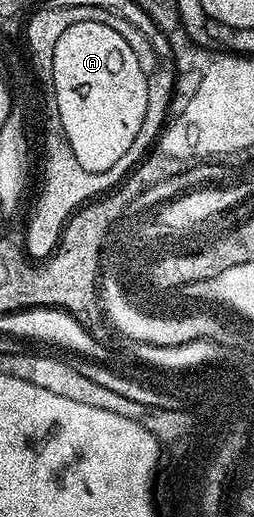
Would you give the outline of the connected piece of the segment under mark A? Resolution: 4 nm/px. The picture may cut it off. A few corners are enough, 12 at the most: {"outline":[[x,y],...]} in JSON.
{"outline":[[81,21],[55,51],[83,167],[127,152],[148,74],[122,31]]}

